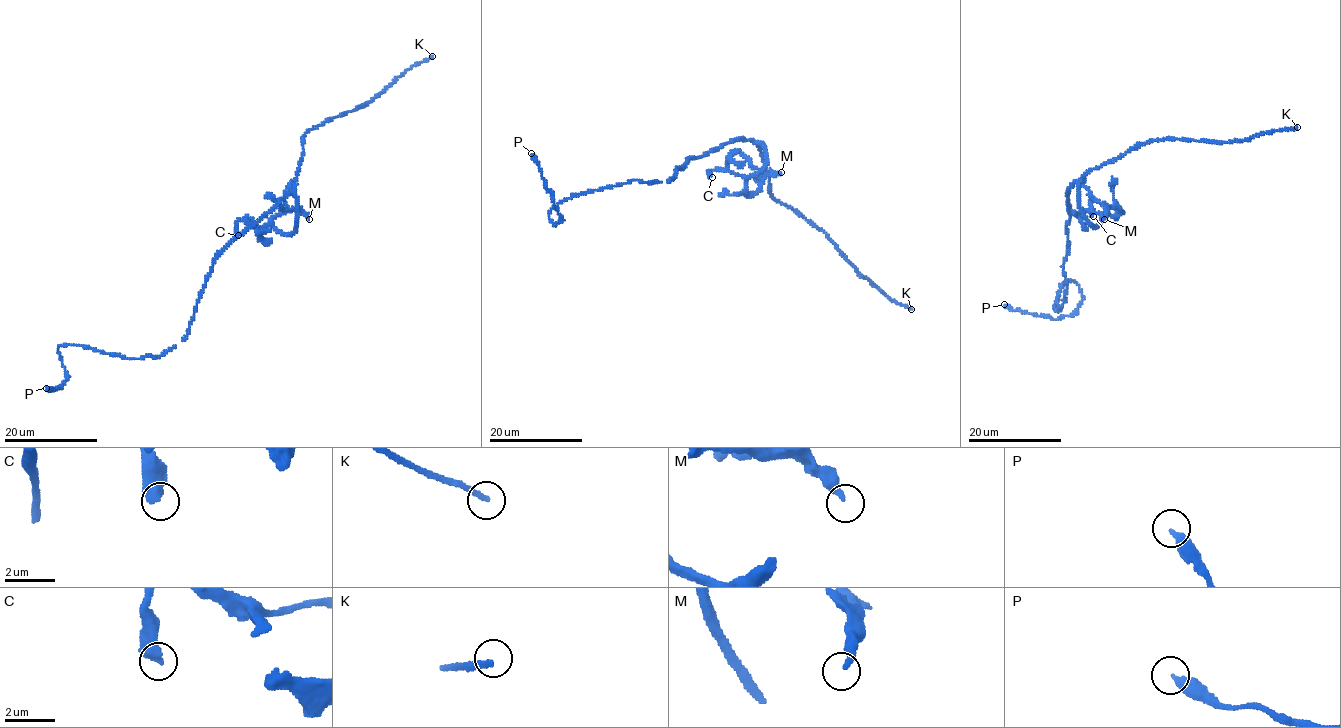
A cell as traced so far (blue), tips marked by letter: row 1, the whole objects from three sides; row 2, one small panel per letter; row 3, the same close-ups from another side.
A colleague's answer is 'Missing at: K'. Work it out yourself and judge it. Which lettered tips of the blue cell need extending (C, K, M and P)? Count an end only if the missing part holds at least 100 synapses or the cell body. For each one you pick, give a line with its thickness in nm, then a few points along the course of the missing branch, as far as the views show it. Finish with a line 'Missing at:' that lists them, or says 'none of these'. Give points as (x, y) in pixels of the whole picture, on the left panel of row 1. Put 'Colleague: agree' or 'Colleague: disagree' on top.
Colleague: agree
K: 200 nm thick
Missing at: K

